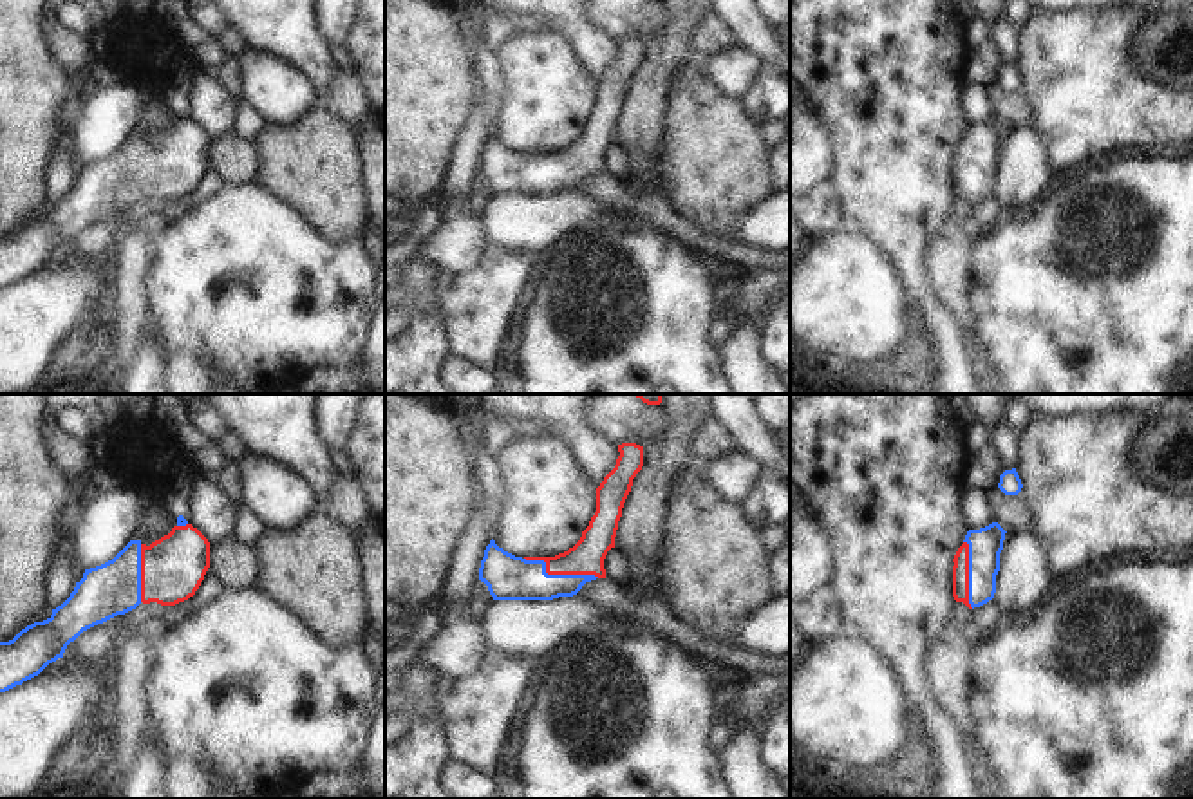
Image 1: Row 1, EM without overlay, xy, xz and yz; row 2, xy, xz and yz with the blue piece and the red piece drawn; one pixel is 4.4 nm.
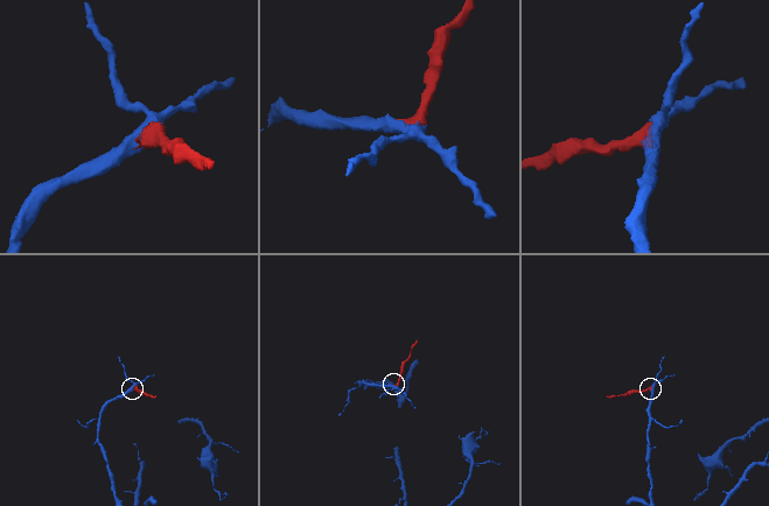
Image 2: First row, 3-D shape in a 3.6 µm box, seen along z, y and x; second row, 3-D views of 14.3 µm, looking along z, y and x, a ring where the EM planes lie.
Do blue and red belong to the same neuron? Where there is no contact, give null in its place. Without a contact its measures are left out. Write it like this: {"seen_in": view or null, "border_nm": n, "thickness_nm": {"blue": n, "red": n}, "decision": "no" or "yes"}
{"seen_in": "xz", "border_nm": 340, "thickness_nm": {"blue": 200, "red": 160}, "decision": "yes"}

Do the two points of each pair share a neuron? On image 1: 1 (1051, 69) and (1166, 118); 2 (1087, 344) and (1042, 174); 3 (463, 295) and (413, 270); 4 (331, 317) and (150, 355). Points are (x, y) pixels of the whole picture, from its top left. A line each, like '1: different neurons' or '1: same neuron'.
1: same neuron
2: different neurons
3: different neurons
4: different neurons

